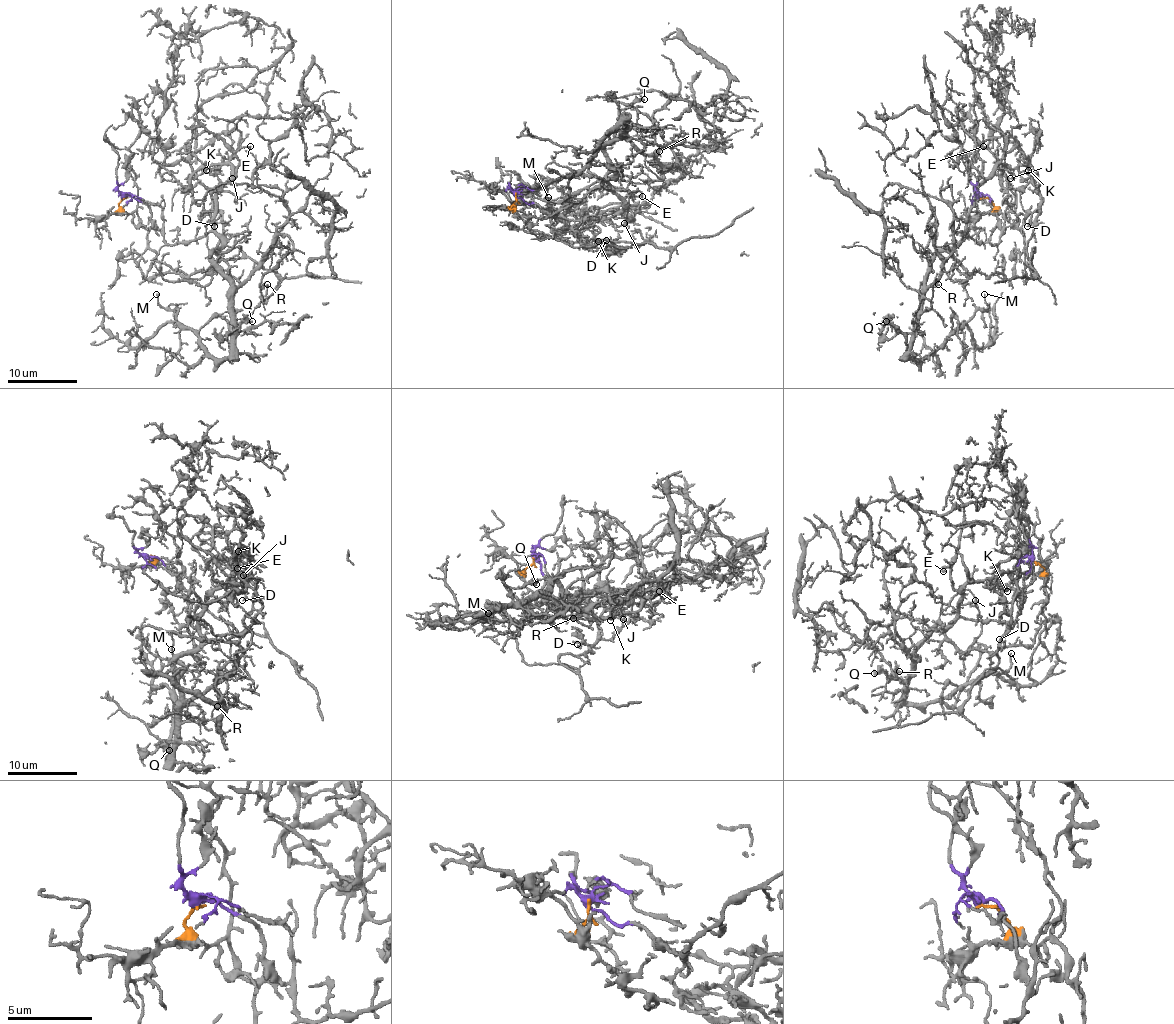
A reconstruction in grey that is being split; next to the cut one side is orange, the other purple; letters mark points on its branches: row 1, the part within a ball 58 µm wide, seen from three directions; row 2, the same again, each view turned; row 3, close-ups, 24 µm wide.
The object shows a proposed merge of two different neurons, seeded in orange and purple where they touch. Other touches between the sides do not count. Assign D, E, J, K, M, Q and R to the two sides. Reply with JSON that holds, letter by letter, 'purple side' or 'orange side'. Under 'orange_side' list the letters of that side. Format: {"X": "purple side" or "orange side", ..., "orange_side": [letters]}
{"D": "orange side", "E": "purple side", "J": "purple side", "K": "orange side", "M": "purple side", "Q": "purple side", "R": "purple side", "orange_side": ["D", "K"]}

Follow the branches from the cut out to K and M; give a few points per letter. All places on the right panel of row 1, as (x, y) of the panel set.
K: (982, 197), (1022, 232), (1032, 279), (1027, 244), (1041, 207), (1029, 171)
M: (982, 197), (996, 209), (999, 240), (966, 232), (935, 256), (909, 355), (925, 359), (985, 310), (984, 294)

